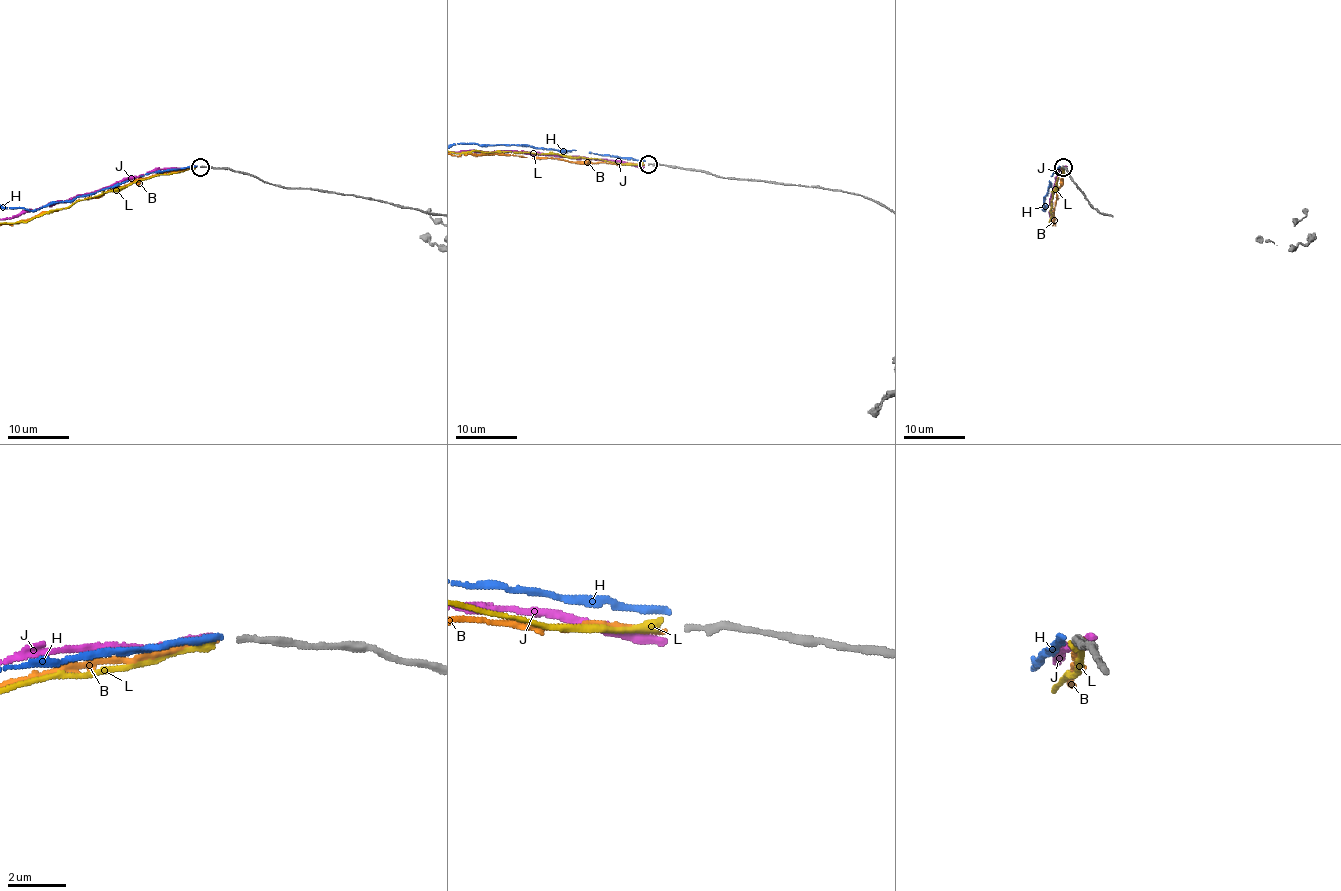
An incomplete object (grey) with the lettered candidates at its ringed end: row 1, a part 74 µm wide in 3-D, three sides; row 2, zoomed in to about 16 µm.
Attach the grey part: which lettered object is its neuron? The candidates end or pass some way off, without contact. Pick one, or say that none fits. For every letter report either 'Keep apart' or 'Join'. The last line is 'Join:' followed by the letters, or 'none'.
B: Join
H: Keep apart
J: Keep apart
L: Keep apart
Join: B

